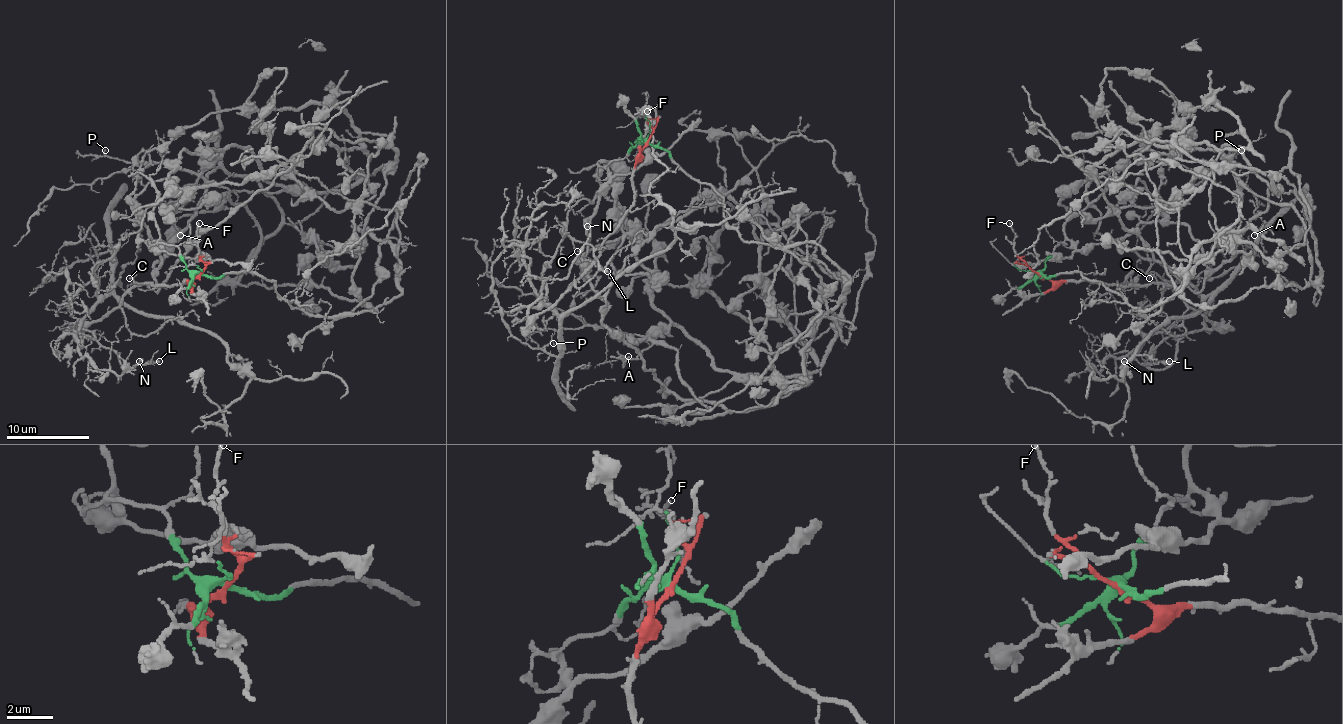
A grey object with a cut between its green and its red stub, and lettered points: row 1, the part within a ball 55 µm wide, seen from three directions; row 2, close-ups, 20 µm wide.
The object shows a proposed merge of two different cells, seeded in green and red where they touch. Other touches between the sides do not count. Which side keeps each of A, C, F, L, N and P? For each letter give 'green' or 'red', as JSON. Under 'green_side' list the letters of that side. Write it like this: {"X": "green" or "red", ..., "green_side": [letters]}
{"A": "green", "C": "red", "F": "red", "L": "red", "N": "red", "P": "green", "green_side": ["A", "P"]}

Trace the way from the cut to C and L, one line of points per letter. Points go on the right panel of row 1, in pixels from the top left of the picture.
C: (1040, 273), (1053, 281), (1103, 281), (1123, 285), (1159, 283), (1152, 277), (1148, 279)
L: (1040, 273), (1053, 281), (1169, 283), (1213, 325), (1184, 335), (1163, 368), (1142, 364), (1169, 360)

